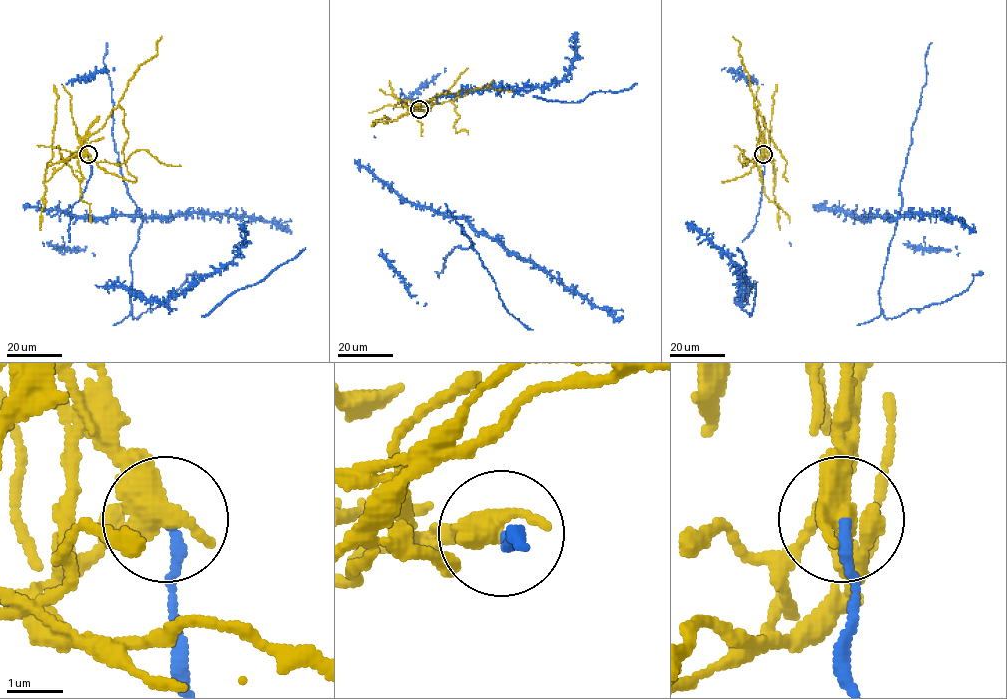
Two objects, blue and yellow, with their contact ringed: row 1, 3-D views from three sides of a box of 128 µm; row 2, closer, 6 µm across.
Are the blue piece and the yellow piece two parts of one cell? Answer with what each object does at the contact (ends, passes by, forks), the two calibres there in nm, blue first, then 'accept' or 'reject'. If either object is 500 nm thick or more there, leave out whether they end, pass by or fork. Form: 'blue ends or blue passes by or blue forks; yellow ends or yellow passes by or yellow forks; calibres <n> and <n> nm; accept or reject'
calibres 170 and 600 nm; reject

